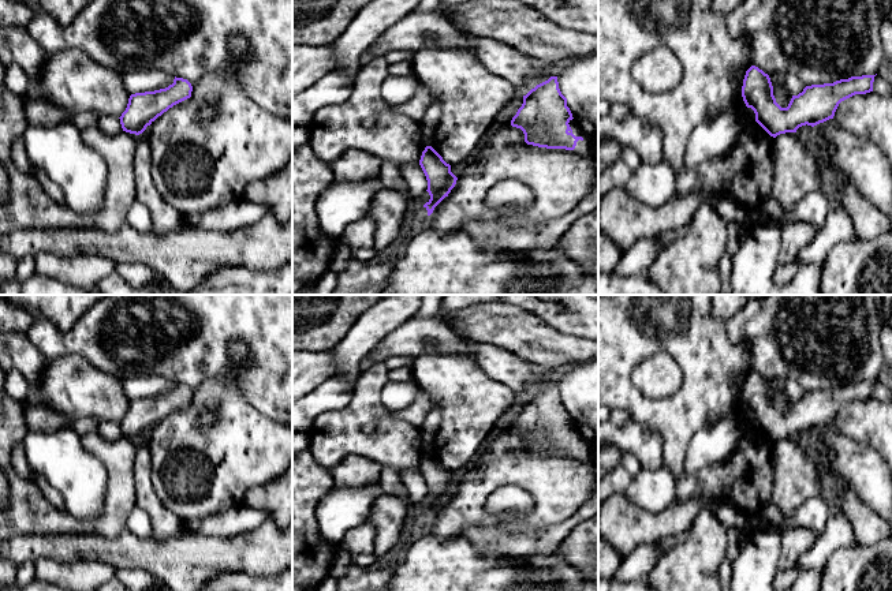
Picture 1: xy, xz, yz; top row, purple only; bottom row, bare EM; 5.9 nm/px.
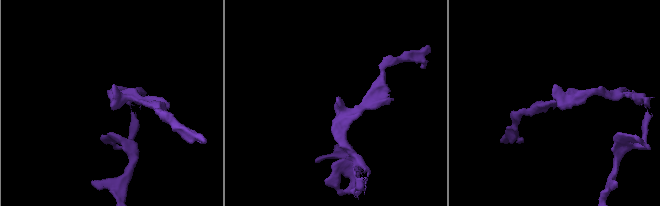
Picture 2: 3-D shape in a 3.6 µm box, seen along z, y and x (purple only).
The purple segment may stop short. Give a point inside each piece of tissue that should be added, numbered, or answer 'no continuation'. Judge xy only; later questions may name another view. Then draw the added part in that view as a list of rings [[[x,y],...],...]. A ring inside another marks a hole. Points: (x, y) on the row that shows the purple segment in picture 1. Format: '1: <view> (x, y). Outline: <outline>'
no continuation

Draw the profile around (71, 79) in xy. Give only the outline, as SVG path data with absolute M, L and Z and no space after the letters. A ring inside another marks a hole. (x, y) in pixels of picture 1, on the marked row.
M72 48L48 53L40 78L29 82L22 98L42 100L72 116L92 111L97 117L120 117L130 94L123 85L123 74L101 66L82 49Z

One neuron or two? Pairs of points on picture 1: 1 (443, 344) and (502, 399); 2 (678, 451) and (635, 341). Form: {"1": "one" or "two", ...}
{"1": "two", "2": "one"}

